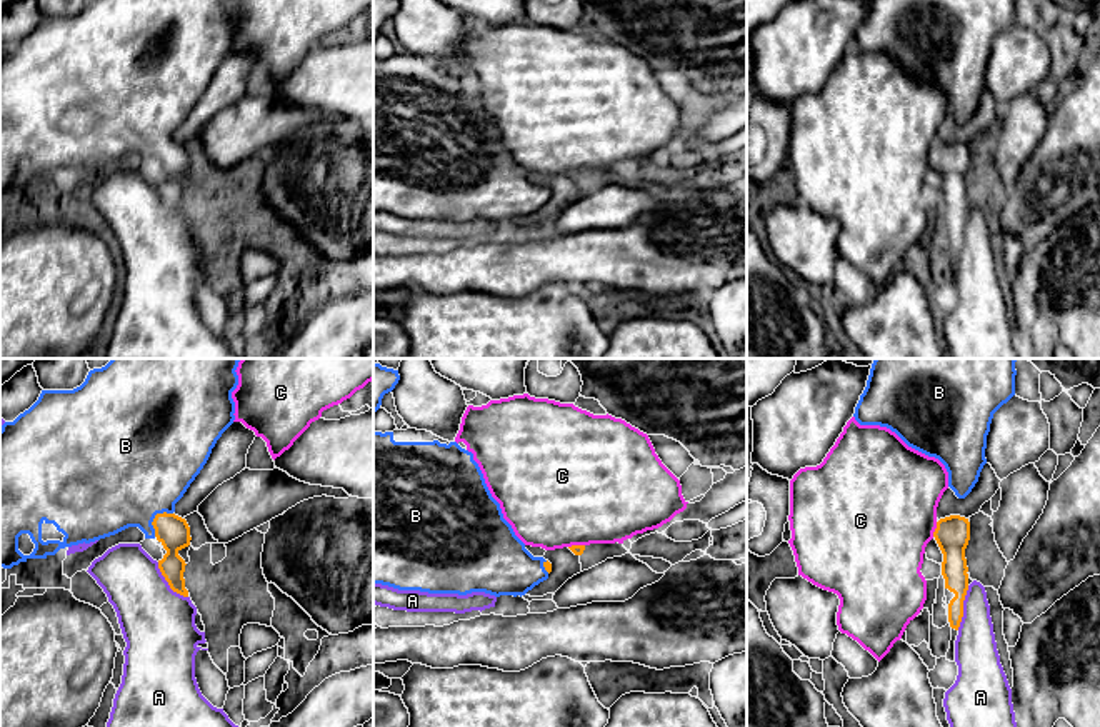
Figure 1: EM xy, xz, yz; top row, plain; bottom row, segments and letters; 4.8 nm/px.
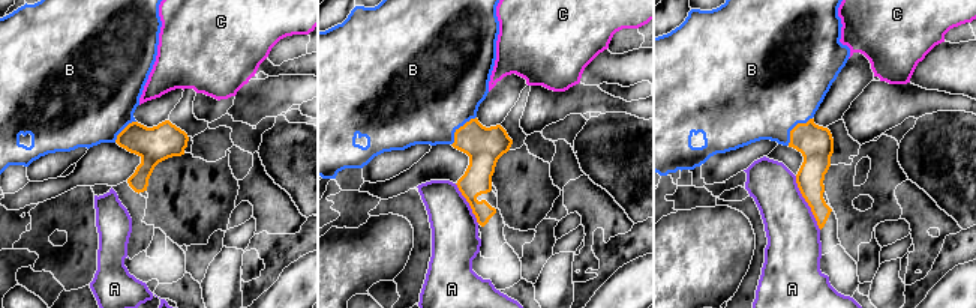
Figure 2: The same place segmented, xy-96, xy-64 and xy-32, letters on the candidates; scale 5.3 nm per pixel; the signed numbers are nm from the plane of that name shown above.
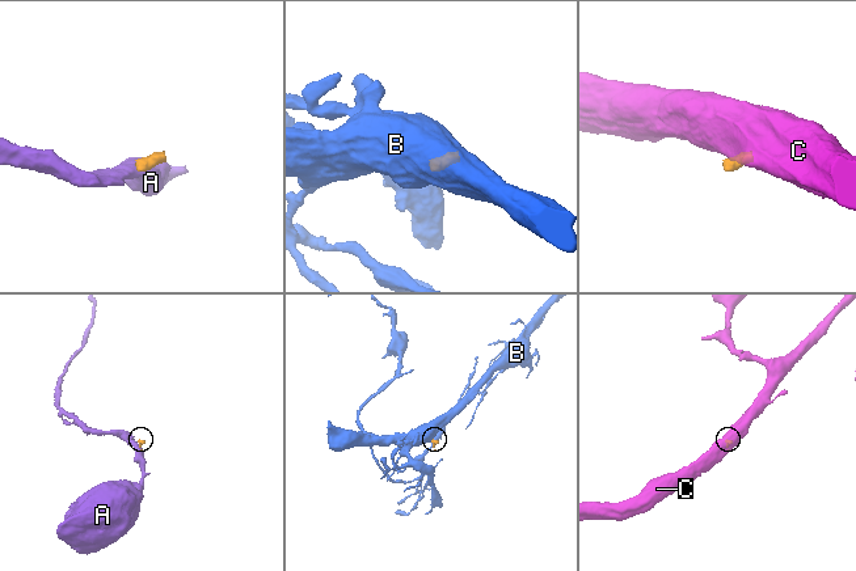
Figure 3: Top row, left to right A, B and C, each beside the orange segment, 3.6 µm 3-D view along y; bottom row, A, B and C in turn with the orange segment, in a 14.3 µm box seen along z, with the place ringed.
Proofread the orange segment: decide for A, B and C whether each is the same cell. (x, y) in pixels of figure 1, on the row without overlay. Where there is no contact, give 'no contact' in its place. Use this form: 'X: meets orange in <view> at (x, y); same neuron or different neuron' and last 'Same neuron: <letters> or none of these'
A: meets orange in yz at (962, 234); different neuron
B: meets orange in xy at (155, 144); same neuron
C: meets orange in yz at (935, 155); different neuron
Same neuron: B

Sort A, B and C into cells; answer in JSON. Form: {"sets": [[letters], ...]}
{"sets": [["A"], ["B"], ["C"]]}

